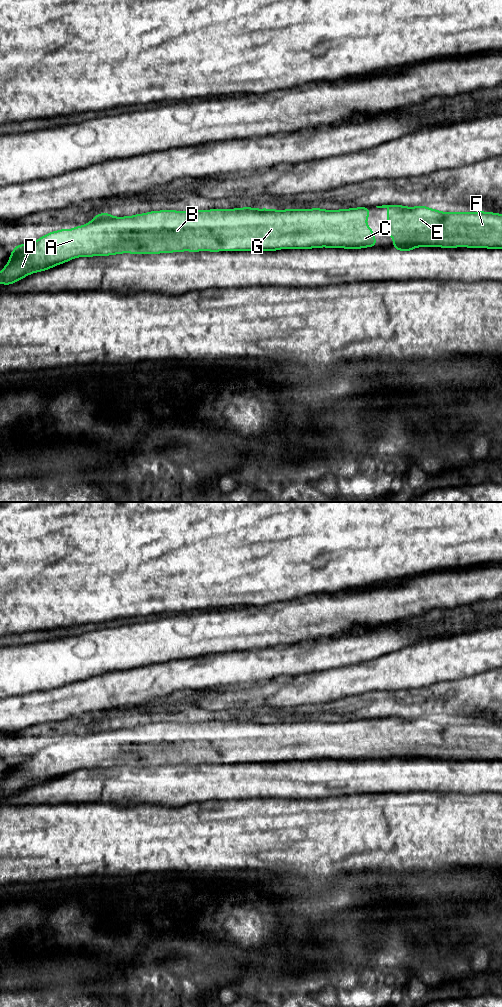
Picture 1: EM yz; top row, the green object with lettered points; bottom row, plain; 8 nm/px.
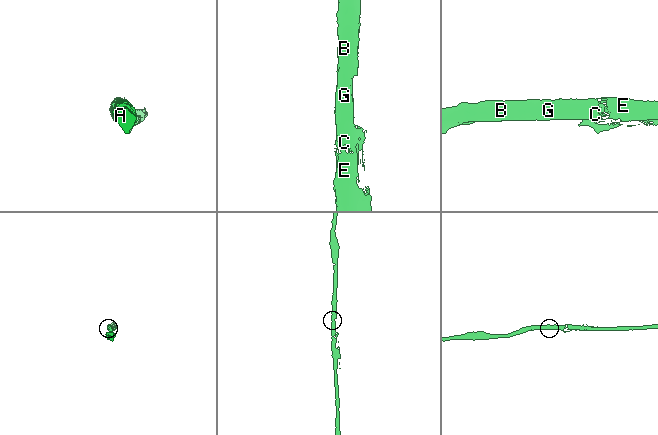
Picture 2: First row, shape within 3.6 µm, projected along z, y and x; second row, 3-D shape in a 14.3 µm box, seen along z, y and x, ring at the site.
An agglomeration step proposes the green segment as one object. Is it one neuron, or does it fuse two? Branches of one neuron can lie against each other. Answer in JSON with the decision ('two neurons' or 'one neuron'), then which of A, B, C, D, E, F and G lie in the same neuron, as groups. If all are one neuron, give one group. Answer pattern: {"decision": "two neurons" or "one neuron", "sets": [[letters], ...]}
{"decision": "one neuron", "sets": [["A", "B", "C", "D", "E", "F", "G"]]}

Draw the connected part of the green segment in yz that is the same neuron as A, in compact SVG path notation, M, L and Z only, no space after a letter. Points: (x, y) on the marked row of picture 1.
M251 207L195 211L161 210L125 217L114 217L110 213L95 214L94 218L83 226L49 232L29 244L14 246L9 262L0 272L0 284L13 284L30 274L51 269L78 257L122 253L374 247L377 244L375 234L366 223L369 217L369 207L340 210L294 208L282 211Z

